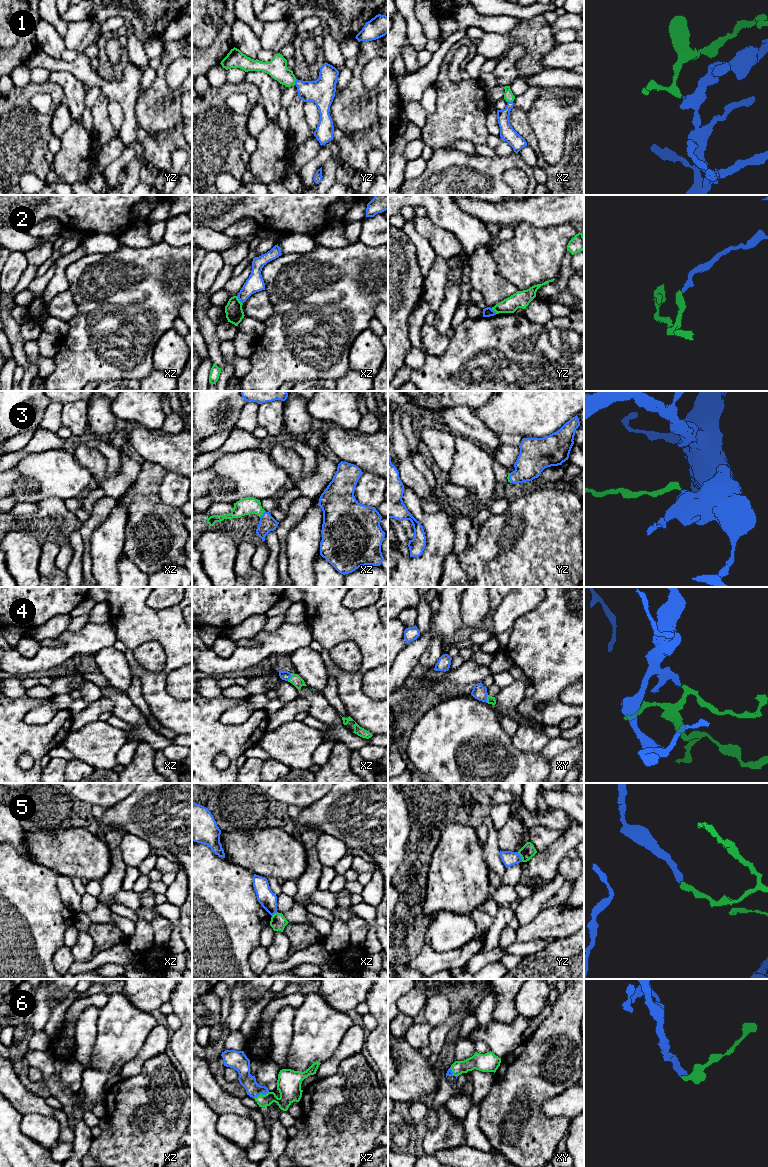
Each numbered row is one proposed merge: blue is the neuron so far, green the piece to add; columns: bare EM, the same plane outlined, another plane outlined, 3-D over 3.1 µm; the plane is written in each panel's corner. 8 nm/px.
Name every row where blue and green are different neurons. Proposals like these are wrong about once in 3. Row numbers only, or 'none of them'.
2, 5

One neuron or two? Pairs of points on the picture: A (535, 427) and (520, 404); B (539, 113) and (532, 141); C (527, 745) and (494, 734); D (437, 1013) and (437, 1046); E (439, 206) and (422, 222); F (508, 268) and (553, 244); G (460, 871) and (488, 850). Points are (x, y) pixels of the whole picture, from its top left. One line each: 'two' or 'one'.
A: one
B: two
C: two
D: two
E: two
F: one
G: two

